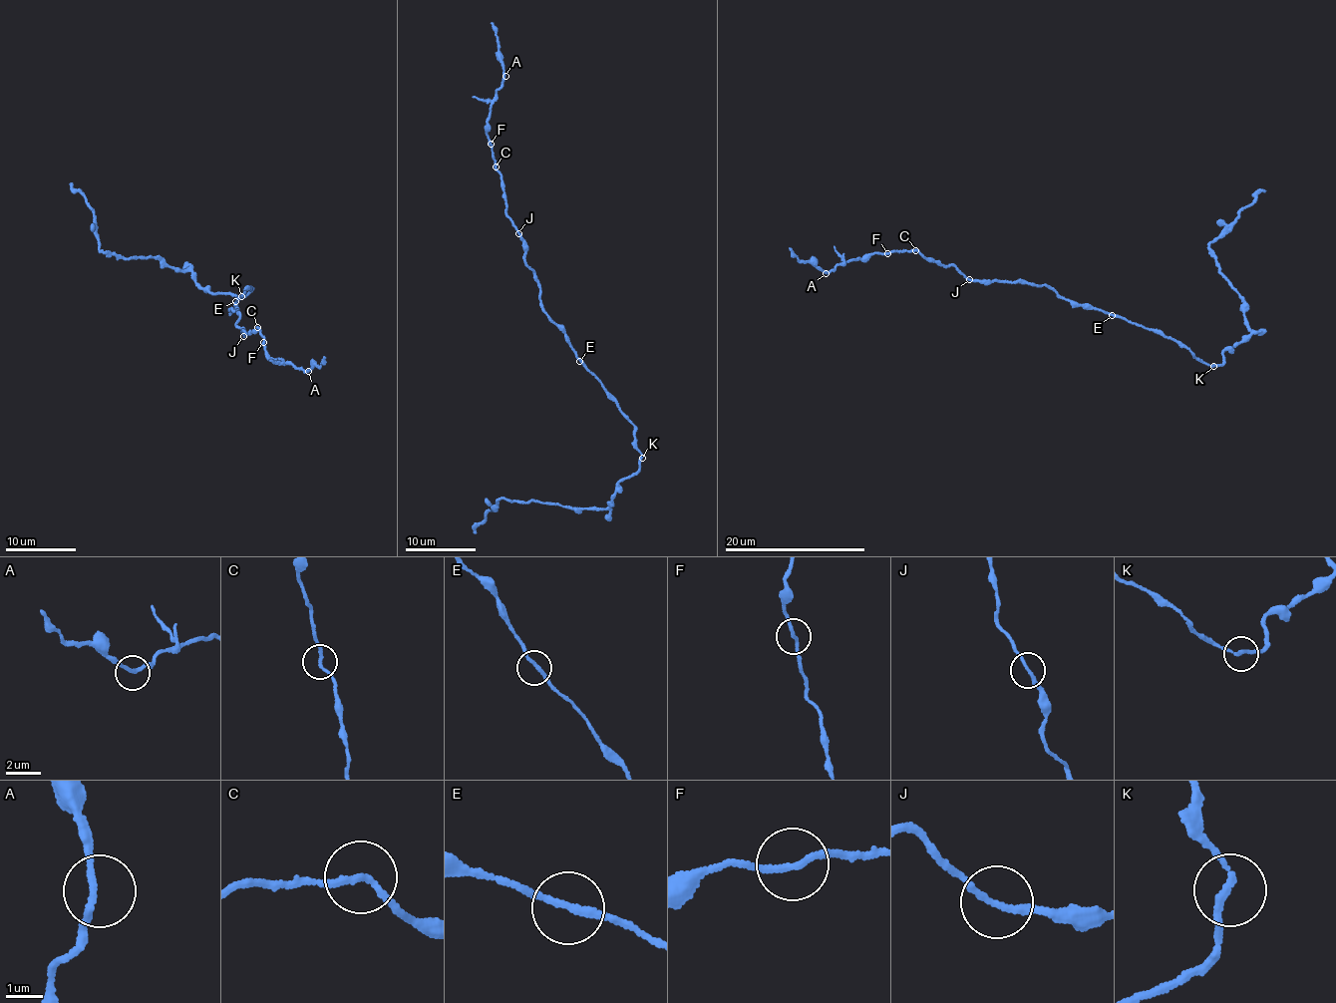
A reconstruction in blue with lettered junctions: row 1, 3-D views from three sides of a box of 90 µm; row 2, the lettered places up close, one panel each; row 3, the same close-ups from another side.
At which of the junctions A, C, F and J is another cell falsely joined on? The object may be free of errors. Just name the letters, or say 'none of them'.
none of them

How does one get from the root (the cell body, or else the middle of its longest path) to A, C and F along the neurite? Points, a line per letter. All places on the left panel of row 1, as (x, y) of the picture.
A: (238, 300), (238, 308), (229, 311), (239, 312), (235, 324), (244, 335), (257, 327), (271, 360), (308, 371)
C: (238, 300), (238, 308), (229, 311), (239, 312), (235, 324), (245, 335), (244, 331), (250, 334), (257, 327)
F: (238, 300), (238, 308), (229, 311), (239, 312), (235, 324), (245, 335), (257, 327), (263, 342)

